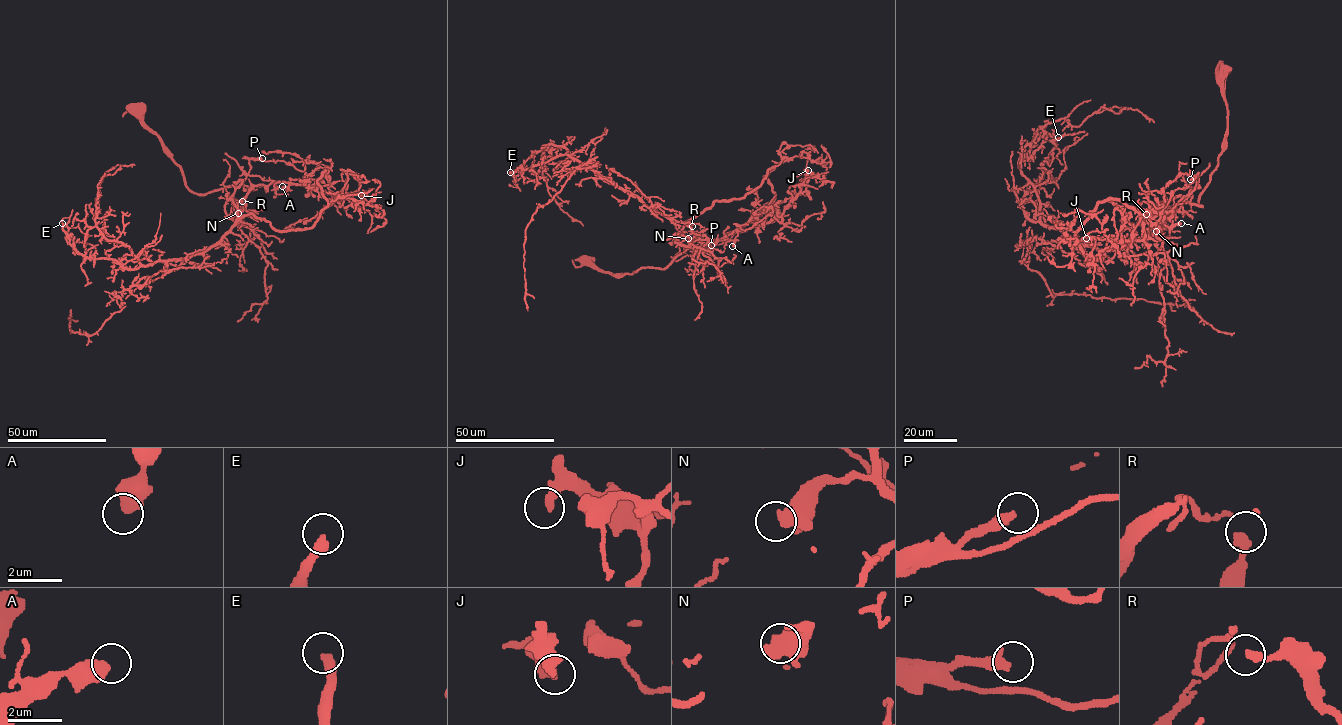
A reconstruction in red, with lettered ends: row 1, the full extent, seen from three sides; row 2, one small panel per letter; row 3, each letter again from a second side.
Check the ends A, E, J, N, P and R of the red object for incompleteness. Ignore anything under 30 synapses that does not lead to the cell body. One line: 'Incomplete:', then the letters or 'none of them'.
Incomplete: E

